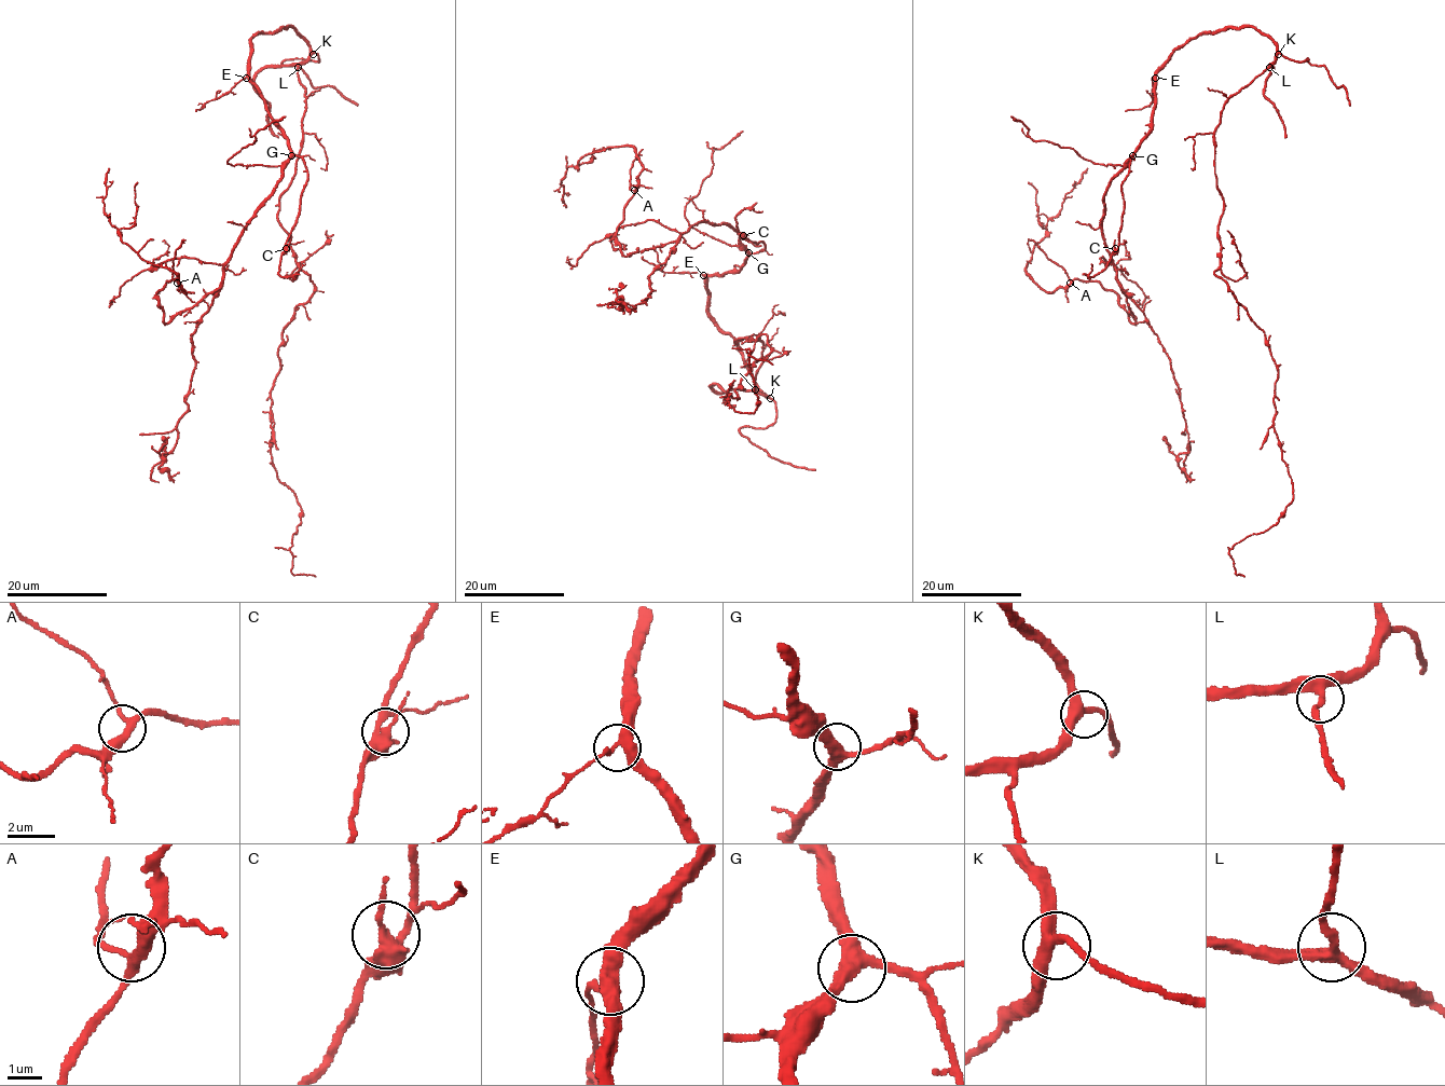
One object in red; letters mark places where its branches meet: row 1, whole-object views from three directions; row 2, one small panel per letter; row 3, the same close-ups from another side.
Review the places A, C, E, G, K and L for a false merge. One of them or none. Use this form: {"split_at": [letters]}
{"split_at": []}

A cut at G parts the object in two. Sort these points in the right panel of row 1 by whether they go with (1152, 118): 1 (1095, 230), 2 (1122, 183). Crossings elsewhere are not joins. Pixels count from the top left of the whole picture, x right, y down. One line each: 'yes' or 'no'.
1: no
2: yes

